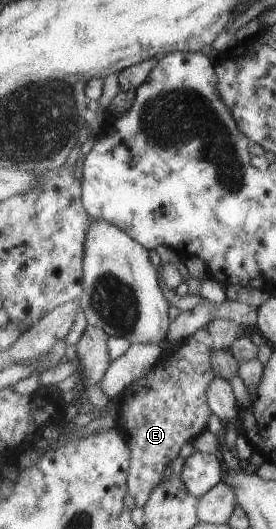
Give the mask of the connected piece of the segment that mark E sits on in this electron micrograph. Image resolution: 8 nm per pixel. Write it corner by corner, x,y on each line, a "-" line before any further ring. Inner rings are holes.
216,319
211,323
208,323
205,327
202,327
197,333
194,333
191,337
184,340
180,346
174,346
173,353
164,359
164,361
159,362
149,373
146,373
143,377
136,379
126,390
117,397
114,402
119,410
119,421
118,421
118,431
127,439
127,445
131,447
131,469
129,470
129,495
134,499
135,505
143,508
148,504
152,493
159,487
164,481
164,471
166,467
170,467
172,461
180,455
182,447
186,443
191,443
195,437
198,437
200,433
207,431
208,421
213,417
212,407
209,403
209,390
212,383
217,379
217,374
215,373
215,366
213,365
213,354
219,350
228,350
232,348
232,345
241,338
248,338
250,333
252,333
252,328
256,328
256,325
252,327
242,327
234,321
228,321
228,319

